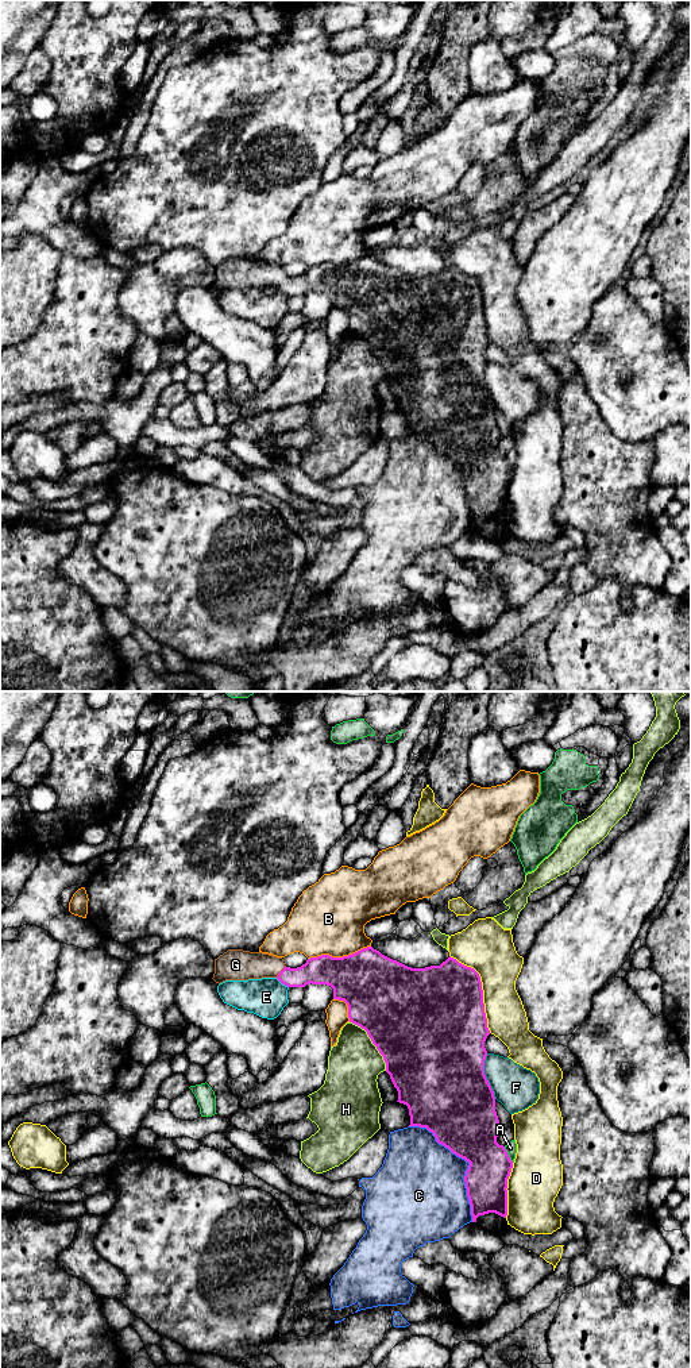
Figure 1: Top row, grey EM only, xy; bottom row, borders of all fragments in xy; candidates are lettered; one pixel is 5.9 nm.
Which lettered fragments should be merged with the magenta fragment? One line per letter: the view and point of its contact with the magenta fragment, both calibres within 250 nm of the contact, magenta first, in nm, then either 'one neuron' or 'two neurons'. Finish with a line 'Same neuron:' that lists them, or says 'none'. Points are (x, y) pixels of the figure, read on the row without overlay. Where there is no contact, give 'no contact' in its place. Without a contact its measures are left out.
A: xy (508, 463) | 300/70 nm | two neurons
B: xy (339, 266) | 380/440 nm | two neurons
C: xy (467, 469) | 400/400 nm | two neurons
D: xy (481, 297) | 480/300 nm | two neurons
E: xy (282, 292) | 170/240 nm | two neurons
F: xy (485, 385) | 500/260 nm | two neurons
G: xy (281, 280) | 180/180 nm | one neuron
H: xy (373, 351) | 500/320 nm | two neurons
Same neuron: G

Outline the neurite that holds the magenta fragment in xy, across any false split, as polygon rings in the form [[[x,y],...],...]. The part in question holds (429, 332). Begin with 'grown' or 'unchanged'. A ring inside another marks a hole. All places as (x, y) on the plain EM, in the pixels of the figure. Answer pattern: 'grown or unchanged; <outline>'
grown; [[[372,255],[363,257],[352,263],[332,266],[321,263],[310,266],[297,277],[286,275],[282,266],[262,261],[228,258],[215,267],[213,289],[248,289],[277,286],[287,296],[305,296],[306,293],[327,293],[333,297],[333,308],[344,309],[348,315],[350,331],[364,338],[383,365],[386,381],[398,400],[398,409],[409,417],[410,433],[426,436],[436,450],[456,465],[470,471],[464,490],[471,513],[472,531],[479,524],[495,521],[507,524],[507,488],[513,470],[503,454],[497,451],[501,432],[495,420],[494,400],[485,384],[487,359],[485,350],[490,343],[483,312],[483,298],[479,282],[453,266],[440,274],[412,277],[393,269]]]

